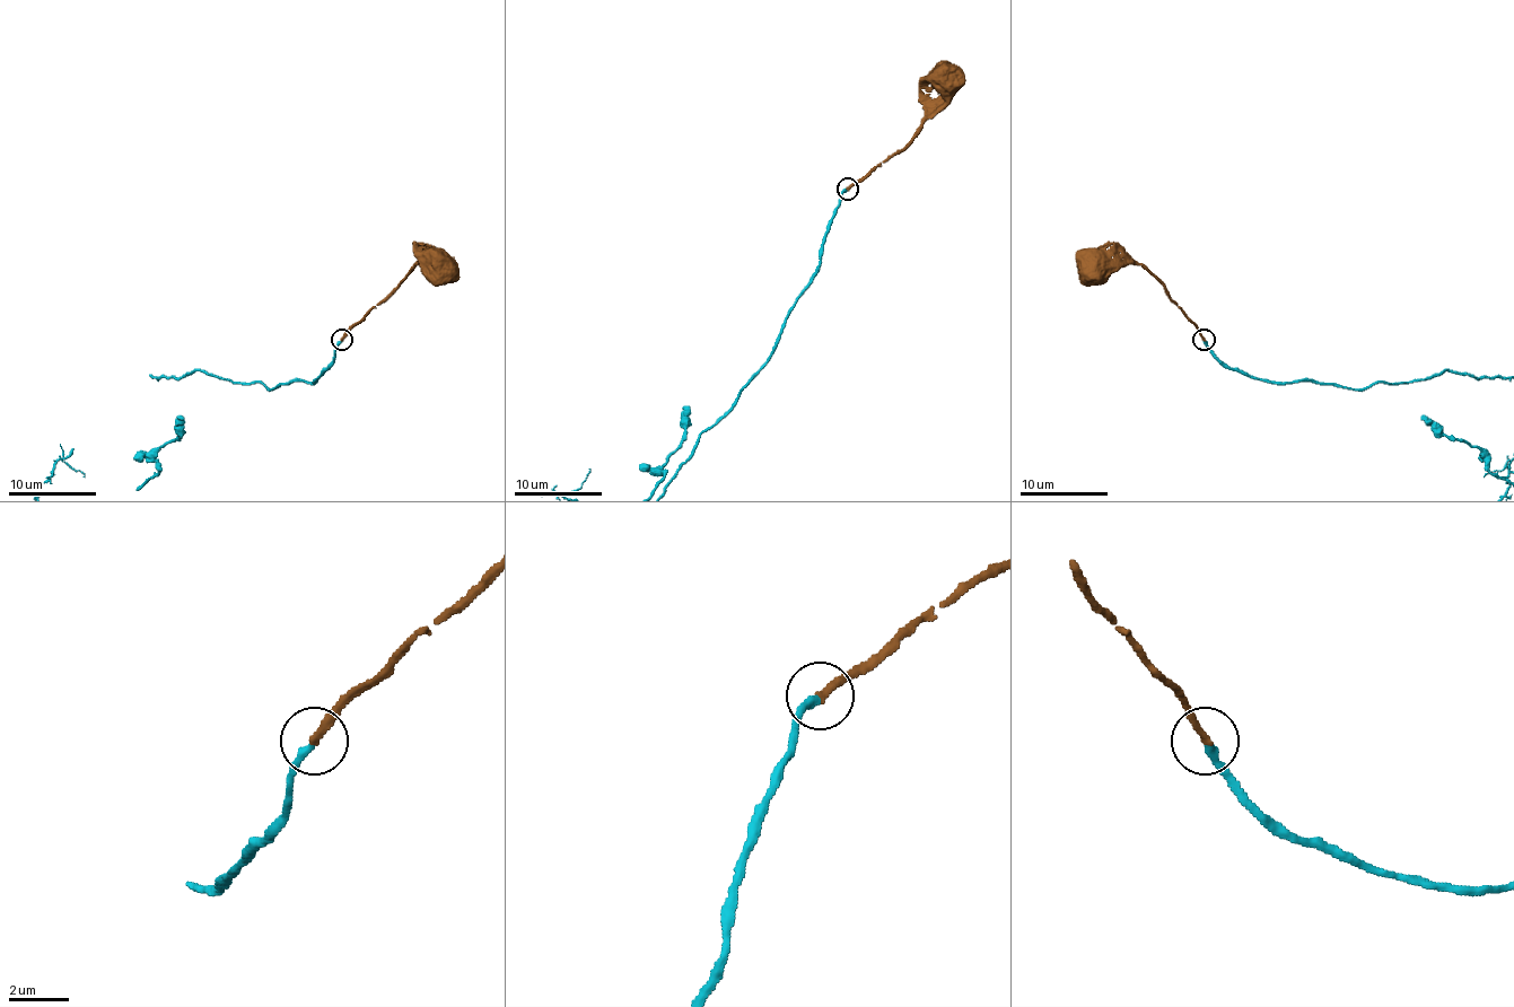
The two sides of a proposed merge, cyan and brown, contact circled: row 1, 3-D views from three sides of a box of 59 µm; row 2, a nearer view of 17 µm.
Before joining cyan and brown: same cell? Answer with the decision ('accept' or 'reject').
accept

